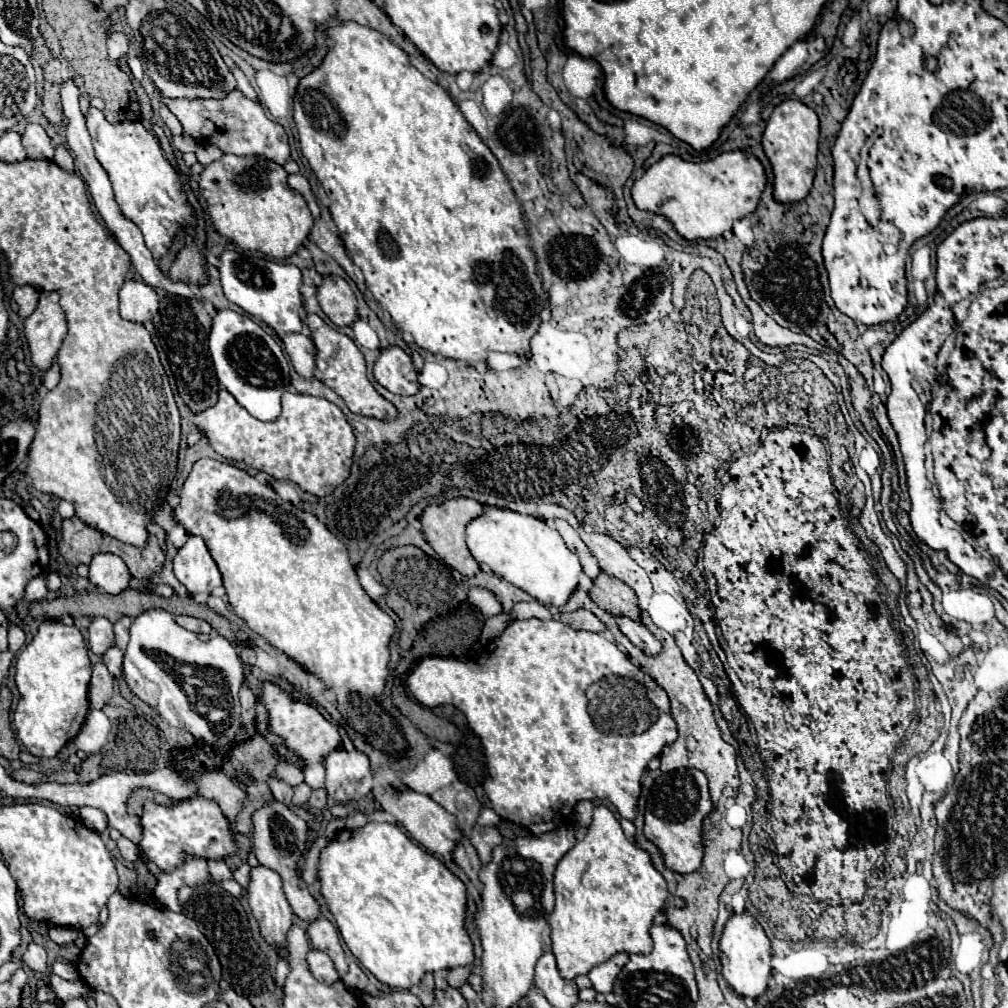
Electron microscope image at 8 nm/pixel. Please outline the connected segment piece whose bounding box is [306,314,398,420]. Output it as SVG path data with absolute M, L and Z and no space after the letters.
M308 314L306 326L310 328L312 340L314 340L316 350L318 350L316 364L318 364L318 372L322 376L322 382L344 398L344 402L350 408L350 412L366 416L366 418L376 418L376 420L394 420L398 416L398 410L396 410L396 406L392 402L382 398L376 392L376 388L372 386L372 382L368 380L368 370L366 370L364 356L358 350L358 346L354 344L354 340L348 338L346 334L336 332L332 326L328 326L316 314Z

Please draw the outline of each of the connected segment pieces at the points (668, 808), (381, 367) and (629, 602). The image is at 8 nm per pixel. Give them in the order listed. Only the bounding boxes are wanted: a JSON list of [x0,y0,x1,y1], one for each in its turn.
[[644,768,714,874],[374,346,418,396],[590,574,640,620]]

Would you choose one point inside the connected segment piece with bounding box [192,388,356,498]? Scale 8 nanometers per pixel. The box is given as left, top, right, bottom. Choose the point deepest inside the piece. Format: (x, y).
(311, 444)

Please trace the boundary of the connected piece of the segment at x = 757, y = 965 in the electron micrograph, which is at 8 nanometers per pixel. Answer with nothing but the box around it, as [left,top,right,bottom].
[720,912,772,998]

